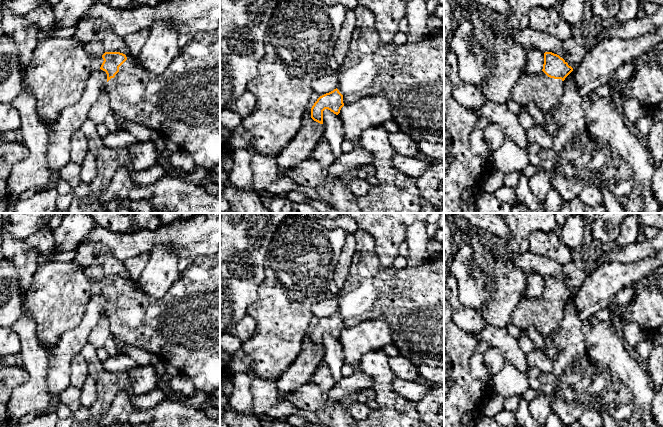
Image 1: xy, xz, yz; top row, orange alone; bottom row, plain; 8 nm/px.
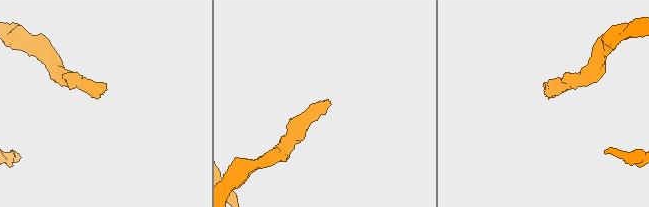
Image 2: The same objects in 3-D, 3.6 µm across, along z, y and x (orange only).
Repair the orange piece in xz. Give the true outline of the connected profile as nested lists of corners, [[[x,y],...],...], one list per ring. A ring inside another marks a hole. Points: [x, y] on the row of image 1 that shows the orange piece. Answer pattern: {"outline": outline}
{"outline": [[[358,5],[354,10],[356,15],[356,26],[352,34],[352,39],[349,44],[349,48],[346,54],[344,61],[339,64],[338,69],[336,72],[338,73],[338,85],[337,88],[333,91],[326,93],[320,96],[314,105],[311,108],[311,118],[323,124],[323,111],[325,109],[330,110],[334,114],[338,115],[340,113],[341,108],[345,104],[352,103],[356,100],[359,100],[363,97],[376,95],[379,93],[384,93],[391,102],[391,114],[392,119],[398,124],[399,130],[403,131],[404,133],[408,134],[414,141],[429,141],[429,142],[441,142],[444,143],[444,27],[435,33],[430,34],[426,39],[413,43],[407,42],[405,44],[395,44],[392,43],[384,43],[380,40],[380,37],[375,29],[375,18],[374,15],[370,10],[366,7]]]}

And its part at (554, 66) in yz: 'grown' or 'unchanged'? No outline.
grown

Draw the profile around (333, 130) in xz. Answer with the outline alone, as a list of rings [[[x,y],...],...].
[[[328,109],[323,111],[324,138],[327,140],[332,153],[336,158],[342,154],[342,143],[344,141],[344,128],[338,115]]]

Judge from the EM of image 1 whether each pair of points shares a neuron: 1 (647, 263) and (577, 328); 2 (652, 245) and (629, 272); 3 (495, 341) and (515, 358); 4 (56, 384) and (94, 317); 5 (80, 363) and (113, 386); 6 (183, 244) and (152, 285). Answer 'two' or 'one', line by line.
1: two
2: two
3: one
4: one
5: two
6: two

